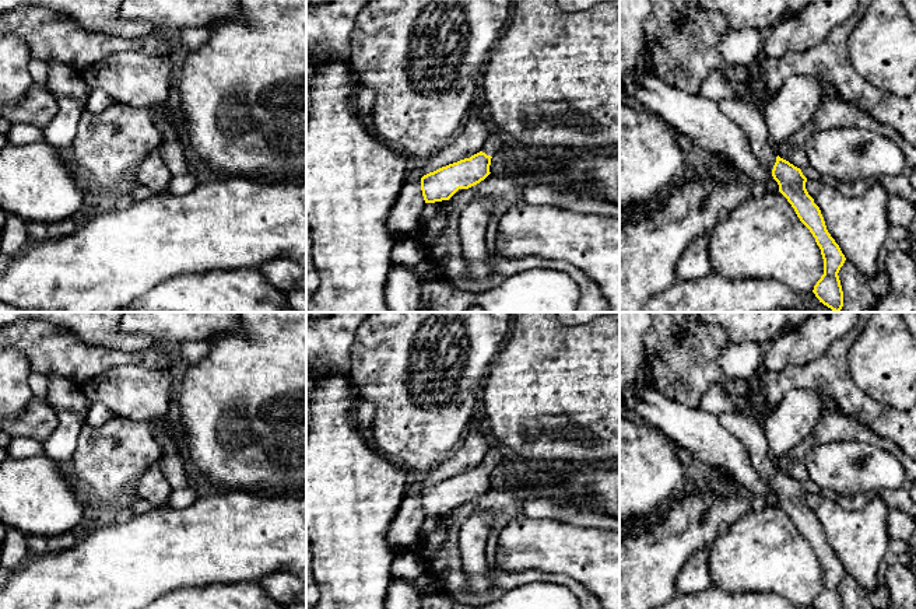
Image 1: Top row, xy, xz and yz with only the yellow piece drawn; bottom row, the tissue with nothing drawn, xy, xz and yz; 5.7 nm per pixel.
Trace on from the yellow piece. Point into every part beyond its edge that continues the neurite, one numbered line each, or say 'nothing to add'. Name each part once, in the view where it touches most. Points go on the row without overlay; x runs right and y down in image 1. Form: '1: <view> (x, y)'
1: yz (753, 434)

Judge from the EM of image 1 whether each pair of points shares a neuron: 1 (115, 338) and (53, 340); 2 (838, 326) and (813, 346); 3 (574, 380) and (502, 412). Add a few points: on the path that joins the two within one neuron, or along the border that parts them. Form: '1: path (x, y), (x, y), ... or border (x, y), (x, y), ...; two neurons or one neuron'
1: border (59, 326), (88, 343), (104, 345), (112, 349); two neurons
2: path (832, 326), (818, 340); one neuron
3: path (555, 395), (548, 395), (539, 403), (520, 412); one neuron

